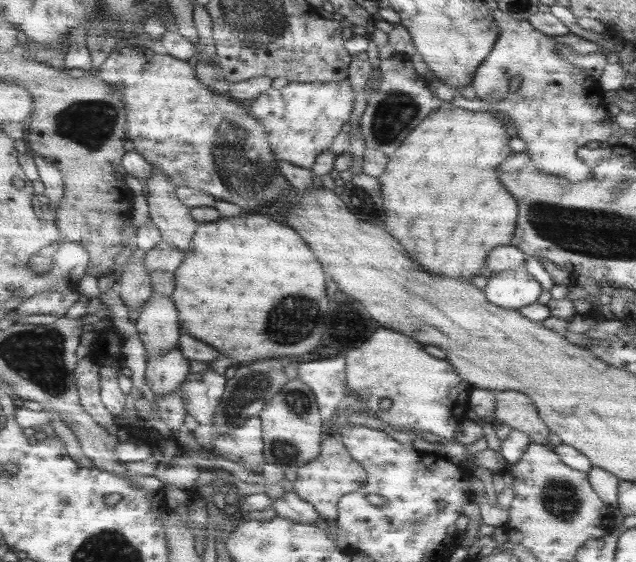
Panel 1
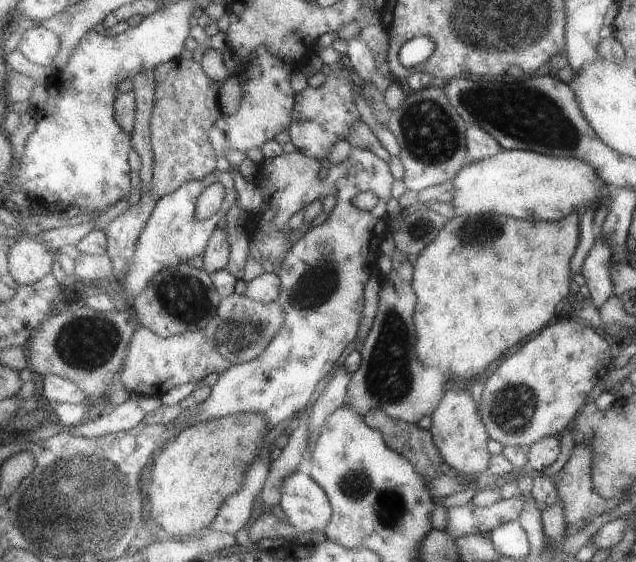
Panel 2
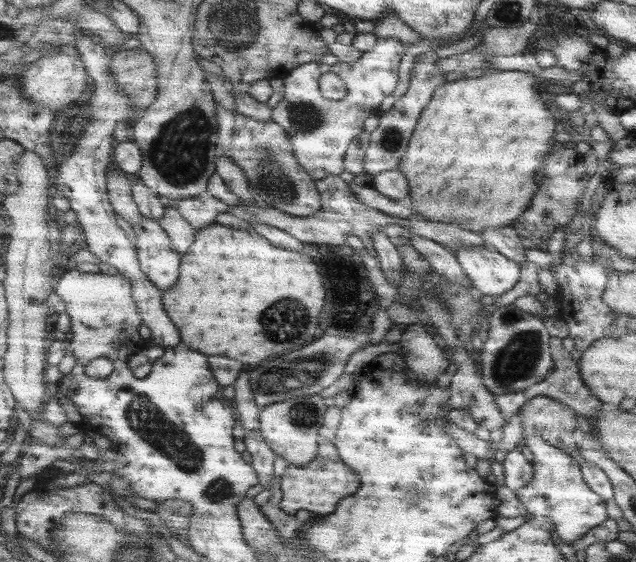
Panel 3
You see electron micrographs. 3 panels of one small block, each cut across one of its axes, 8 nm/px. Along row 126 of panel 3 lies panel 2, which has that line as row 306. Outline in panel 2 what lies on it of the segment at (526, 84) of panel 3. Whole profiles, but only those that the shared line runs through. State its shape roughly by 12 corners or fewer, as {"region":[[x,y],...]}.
{"region":[[581,210],[451,216],[417,356],[483,374],[567,296]]}

